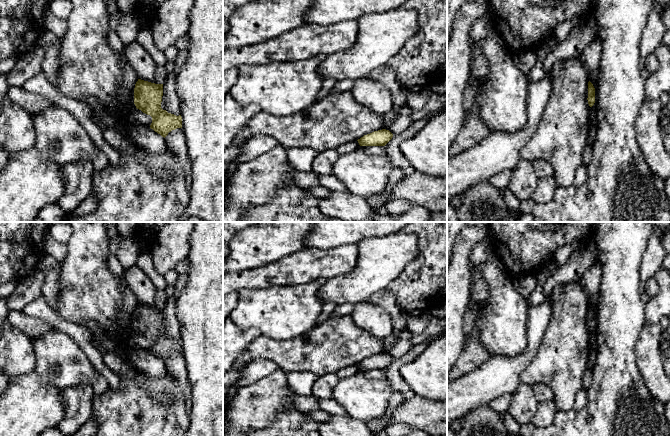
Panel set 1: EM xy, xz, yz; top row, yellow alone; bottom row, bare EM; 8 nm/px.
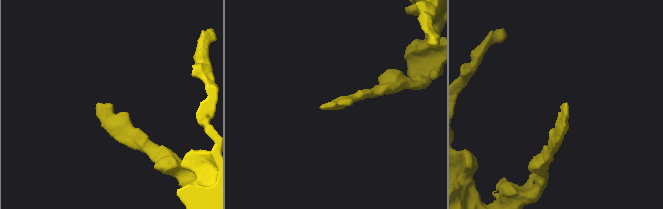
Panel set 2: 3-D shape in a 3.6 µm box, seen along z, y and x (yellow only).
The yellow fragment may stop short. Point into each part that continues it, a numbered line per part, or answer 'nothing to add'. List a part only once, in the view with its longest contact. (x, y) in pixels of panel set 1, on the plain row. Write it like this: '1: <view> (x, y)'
nothing to add

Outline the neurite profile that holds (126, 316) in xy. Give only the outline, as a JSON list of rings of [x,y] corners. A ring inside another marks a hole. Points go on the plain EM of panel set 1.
[[[130,288],[123,290],[123,303],[118,315],[121,336],[132,336],[136,330],[134,328],[134,312],[138,305],[138,299]]]

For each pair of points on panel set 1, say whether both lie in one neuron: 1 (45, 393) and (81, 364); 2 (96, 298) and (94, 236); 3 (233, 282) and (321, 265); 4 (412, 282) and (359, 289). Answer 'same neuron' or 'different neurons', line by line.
1: different neurons
2: same neuron
3: same neuron
4: different neurons

